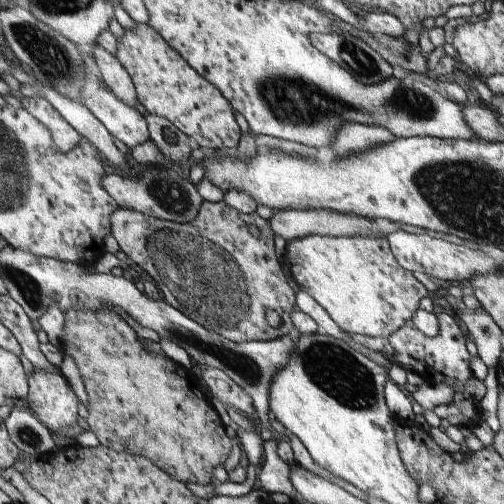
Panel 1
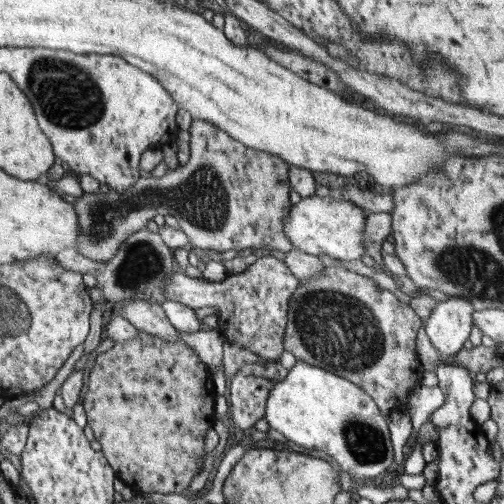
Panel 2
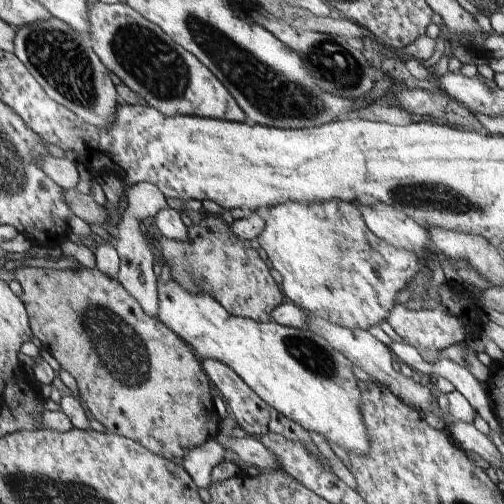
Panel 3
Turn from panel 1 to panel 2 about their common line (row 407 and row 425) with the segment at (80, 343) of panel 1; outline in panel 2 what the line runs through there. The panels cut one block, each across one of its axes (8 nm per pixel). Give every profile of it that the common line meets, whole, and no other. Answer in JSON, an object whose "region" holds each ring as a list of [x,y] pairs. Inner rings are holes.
{"region":[[[139,330],[129,342],[105,344],[87,372],[81,404],[87,416],[87,426],[101,444],[101,454],[107,458],[111,472],[117,480],[127,484],[131,492],[187,494],[185,490],[205,452],[205,432],[215,424],[213,378],[187,344],[169,342],[169,338],[153,338]]]}

